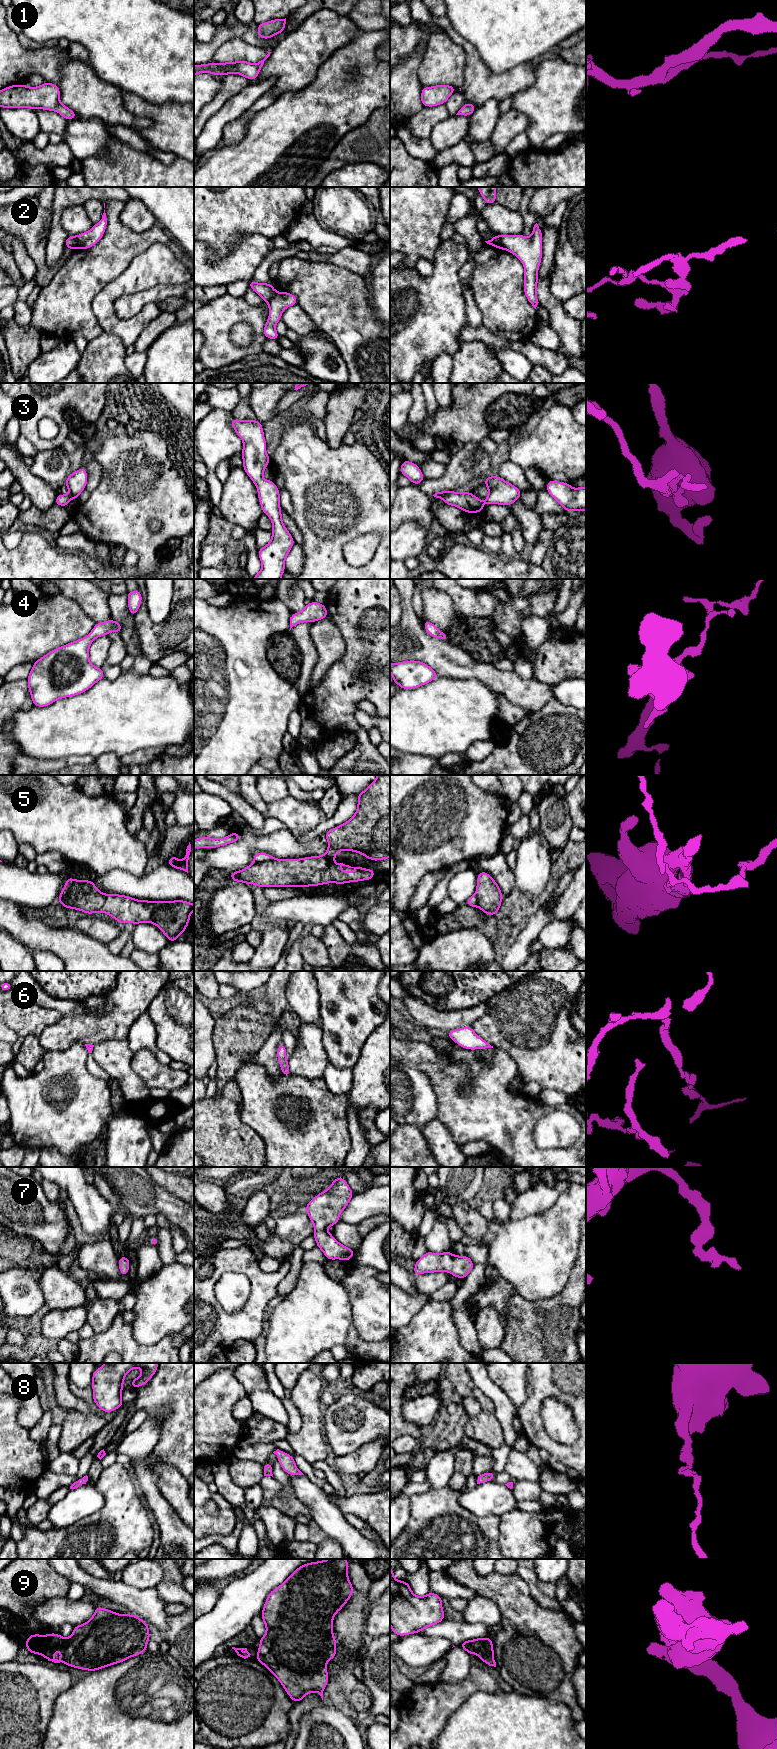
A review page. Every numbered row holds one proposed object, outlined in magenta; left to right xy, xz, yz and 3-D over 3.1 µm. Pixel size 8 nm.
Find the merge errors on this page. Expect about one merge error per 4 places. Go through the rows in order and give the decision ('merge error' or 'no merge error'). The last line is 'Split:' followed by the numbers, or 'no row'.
1: no merge error
2: merge error
3: no merge error
4: no merge error
5: merge error
6: no merge error
7: no merge error
8: no merge error
9: no merge error
Split: 2, 5

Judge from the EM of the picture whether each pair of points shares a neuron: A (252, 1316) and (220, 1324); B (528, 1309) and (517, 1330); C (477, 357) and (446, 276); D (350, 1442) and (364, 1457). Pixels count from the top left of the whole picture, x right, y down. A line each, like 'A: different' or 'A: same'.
A: same
B: same
C: different
D: different

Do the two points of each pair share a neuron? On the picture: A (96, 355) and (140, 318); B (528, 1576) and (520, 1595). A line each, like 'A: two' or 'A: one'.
A: two
B: two

